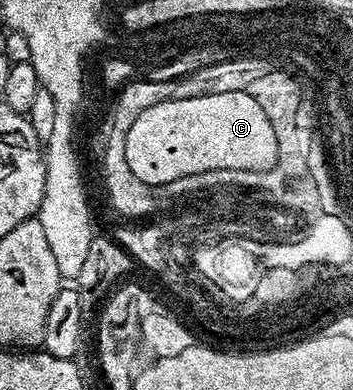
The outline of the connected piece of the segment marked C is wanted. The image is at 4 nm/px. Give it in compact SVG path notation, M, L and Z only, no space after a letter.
M247 91L237 93L213 93L188 99L166 99L153 109L145 109L129 137L125 137L125 161L137 177L149 187L165 182L177 181L178 178L193 174L208 173L210 170L245 170L267 173L277 161L277 137L273 137L273 125L257 101Z

